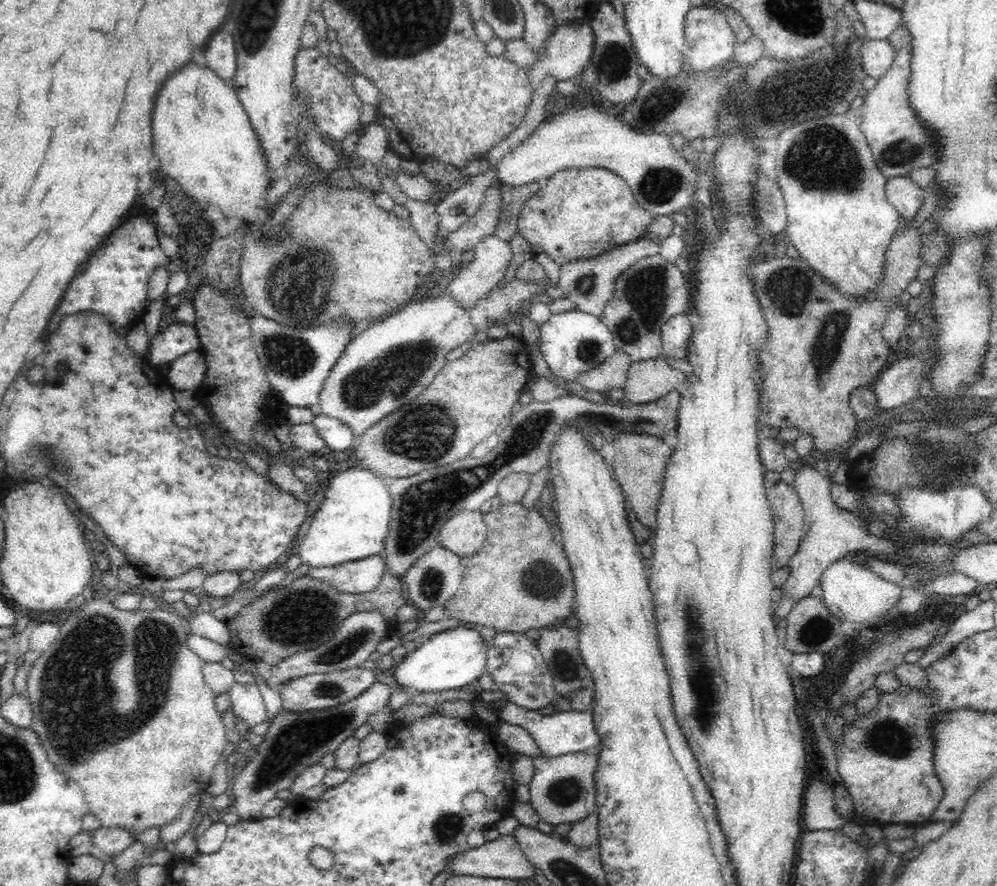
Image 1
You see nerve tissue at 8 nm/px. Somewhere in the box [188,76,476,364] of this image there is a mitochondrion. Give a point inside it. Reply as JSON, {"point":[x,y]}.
{"point":[299,286]}

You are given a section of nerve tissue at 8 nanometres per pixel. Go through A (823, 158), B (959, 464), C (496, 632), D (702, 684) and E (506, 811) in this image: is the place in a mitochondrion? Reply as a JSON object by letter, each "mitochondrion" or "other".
{"A":"mitochondrion","B":"mitochondrion","C":"other","D":"mitochondrion","E":"other"}

